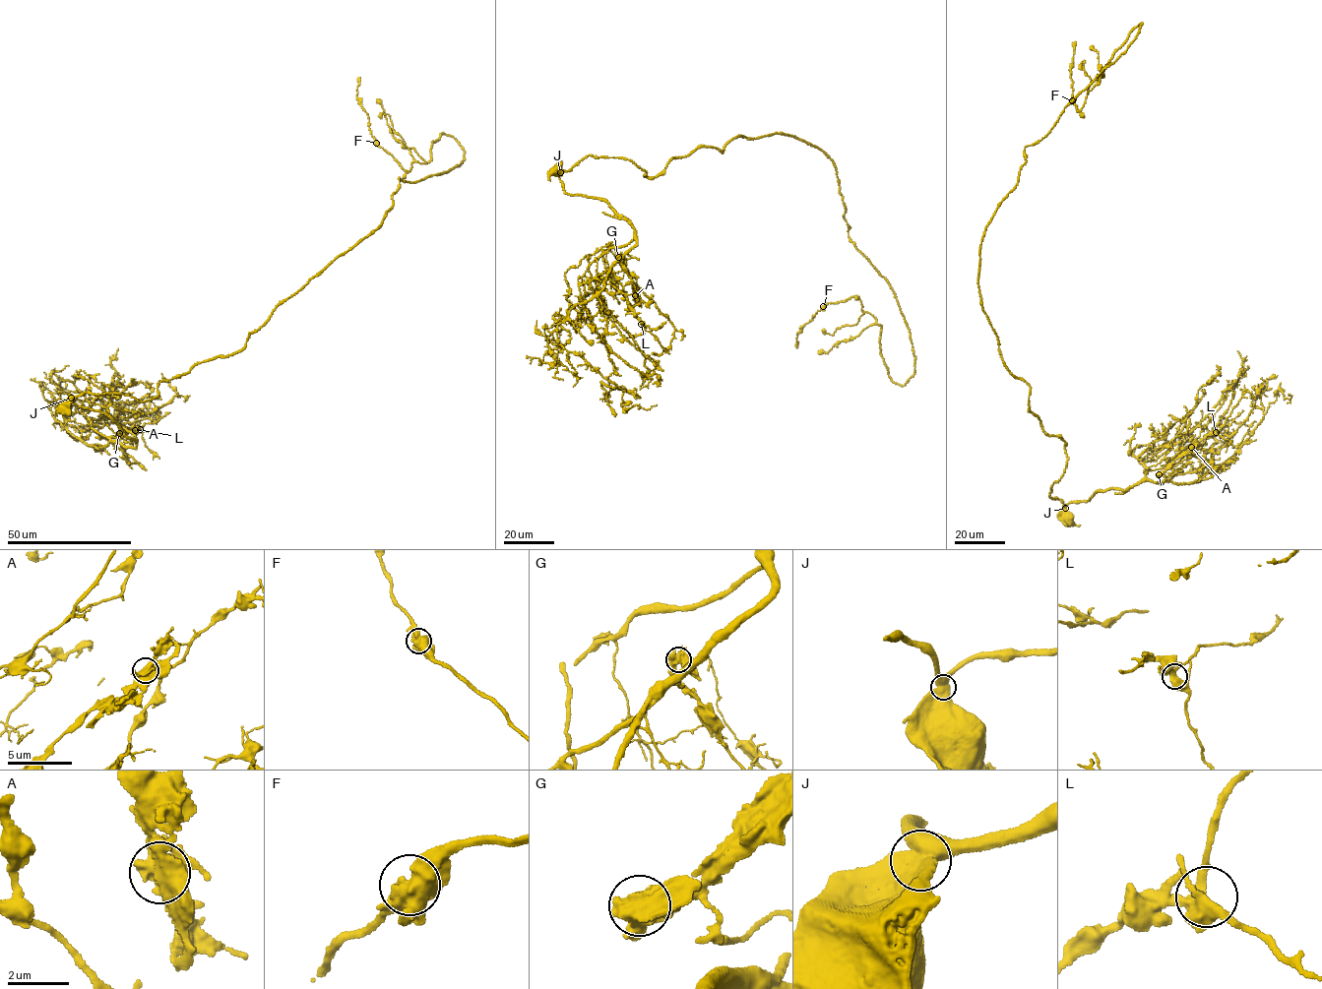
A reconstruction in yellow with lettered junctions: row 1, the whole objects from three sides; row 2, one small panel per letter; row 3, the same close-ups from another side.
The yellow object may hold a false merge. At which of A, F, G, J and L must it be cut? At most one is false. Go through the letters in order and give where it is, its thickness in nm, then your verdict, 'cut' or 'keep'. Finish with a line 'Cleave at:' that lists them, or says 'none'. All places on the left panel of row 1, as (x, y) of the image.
A: (135, 430) | 550 nm | keep
F: (376, 143) | 550 nm | keep
G: (119, 433) | 750 nm | keep
J: (71, 398) | 650 nm | keep
L: (140, 429) | 400 nm | keep
Cleave at: none

